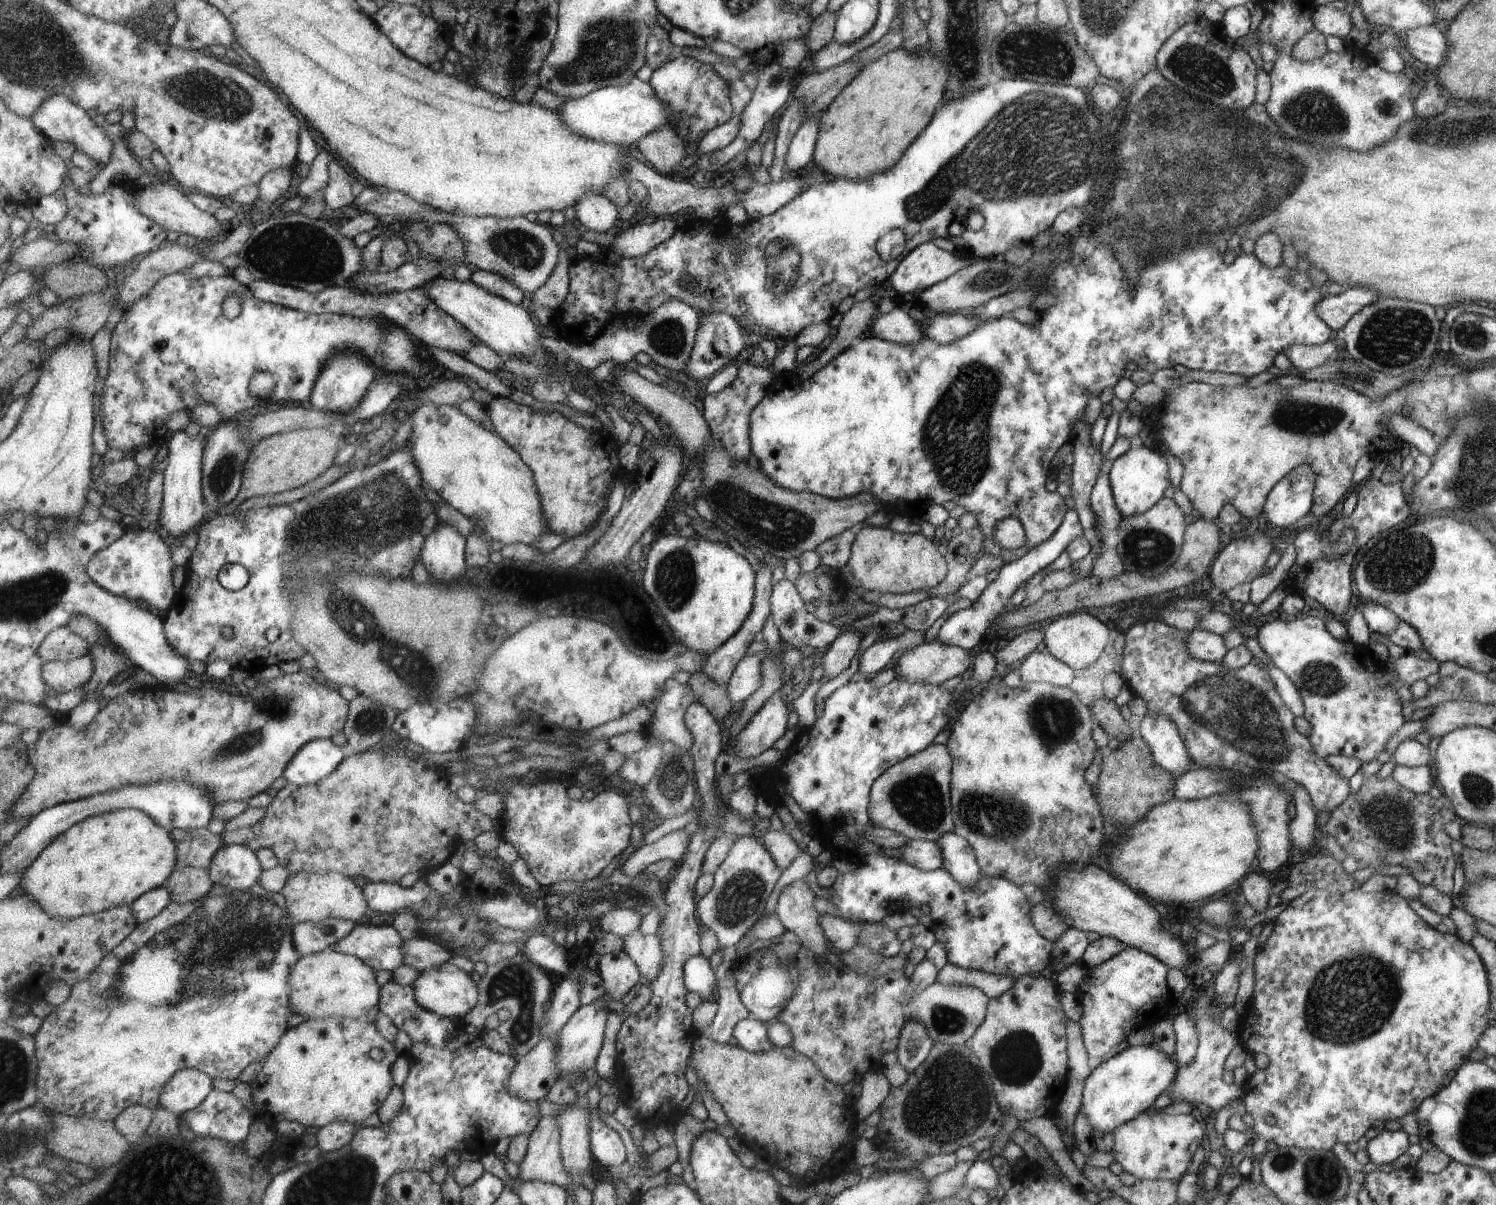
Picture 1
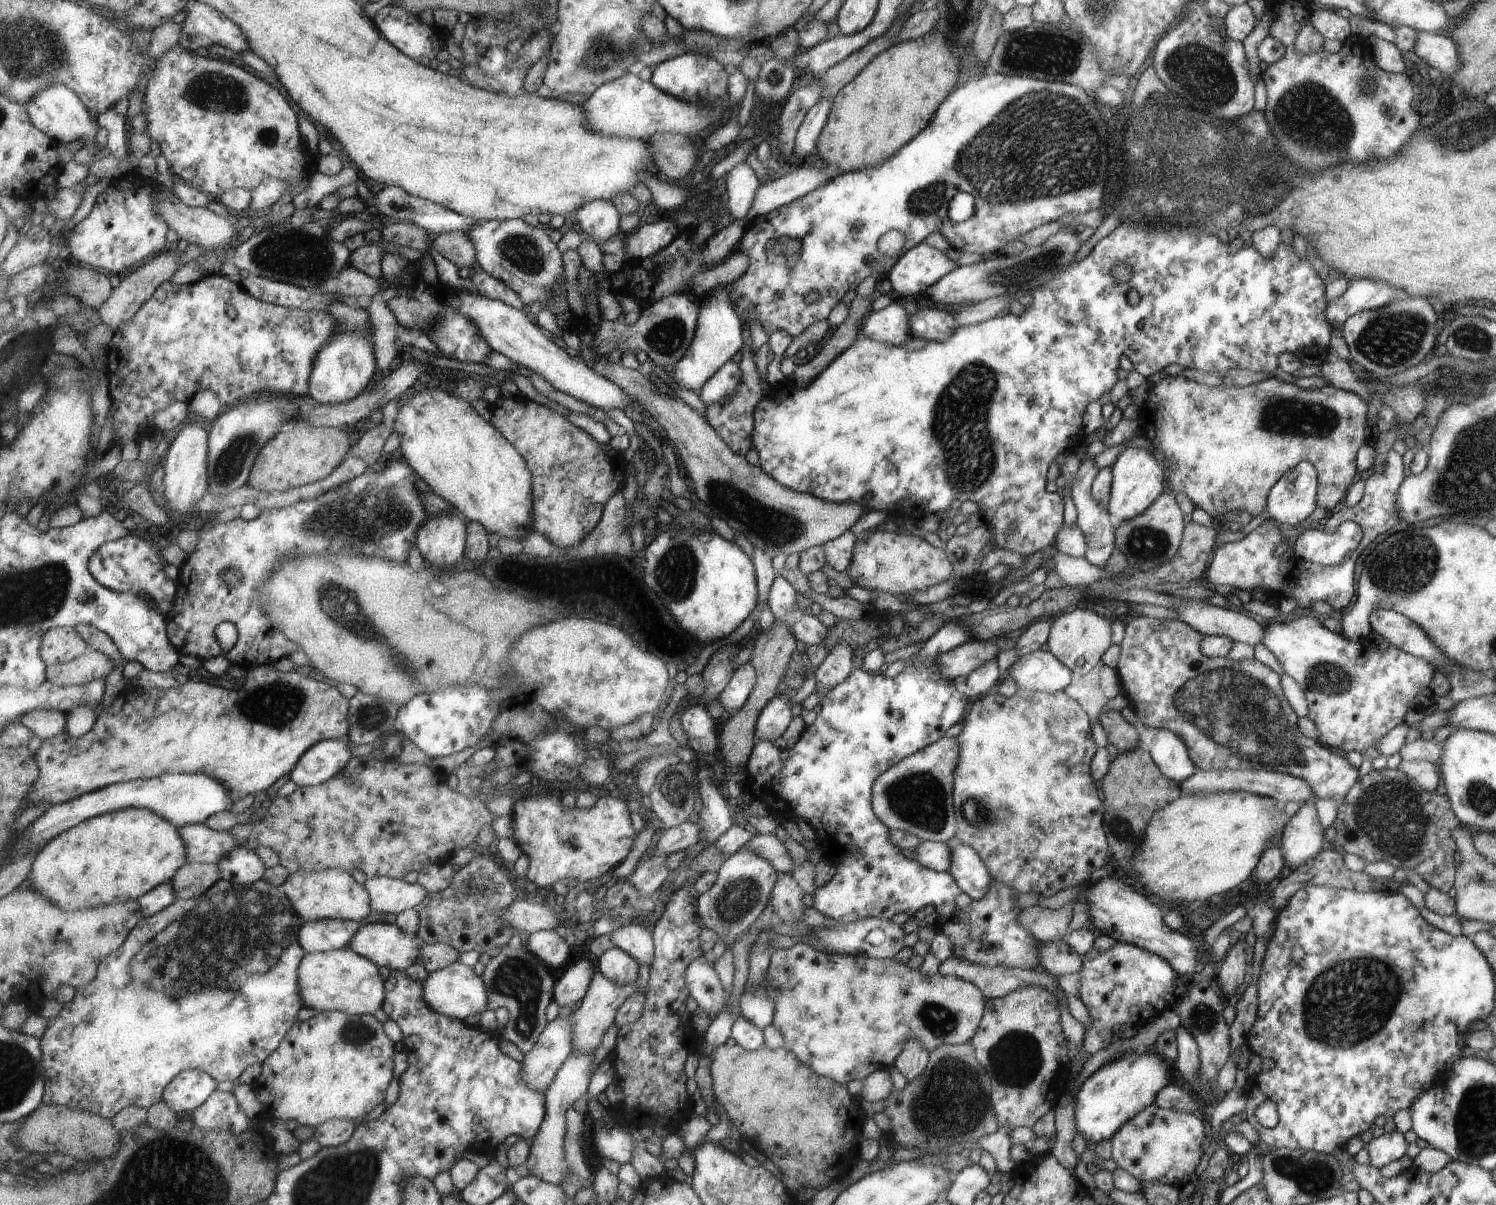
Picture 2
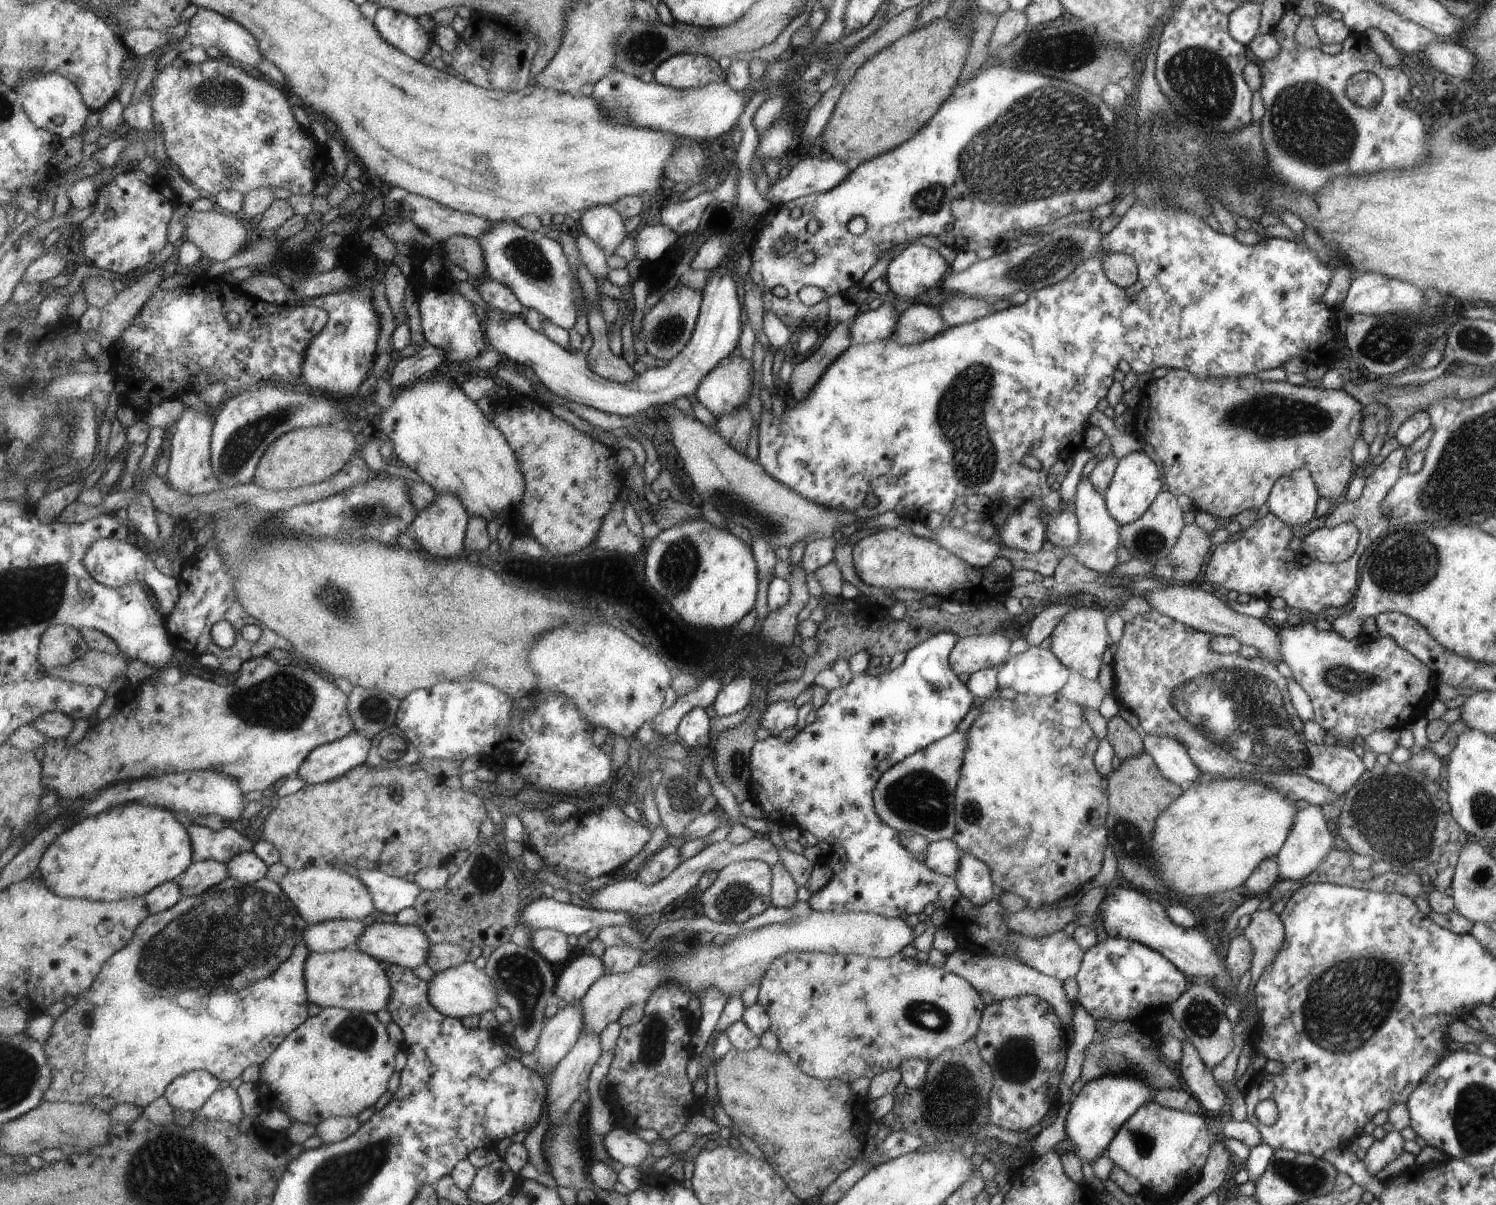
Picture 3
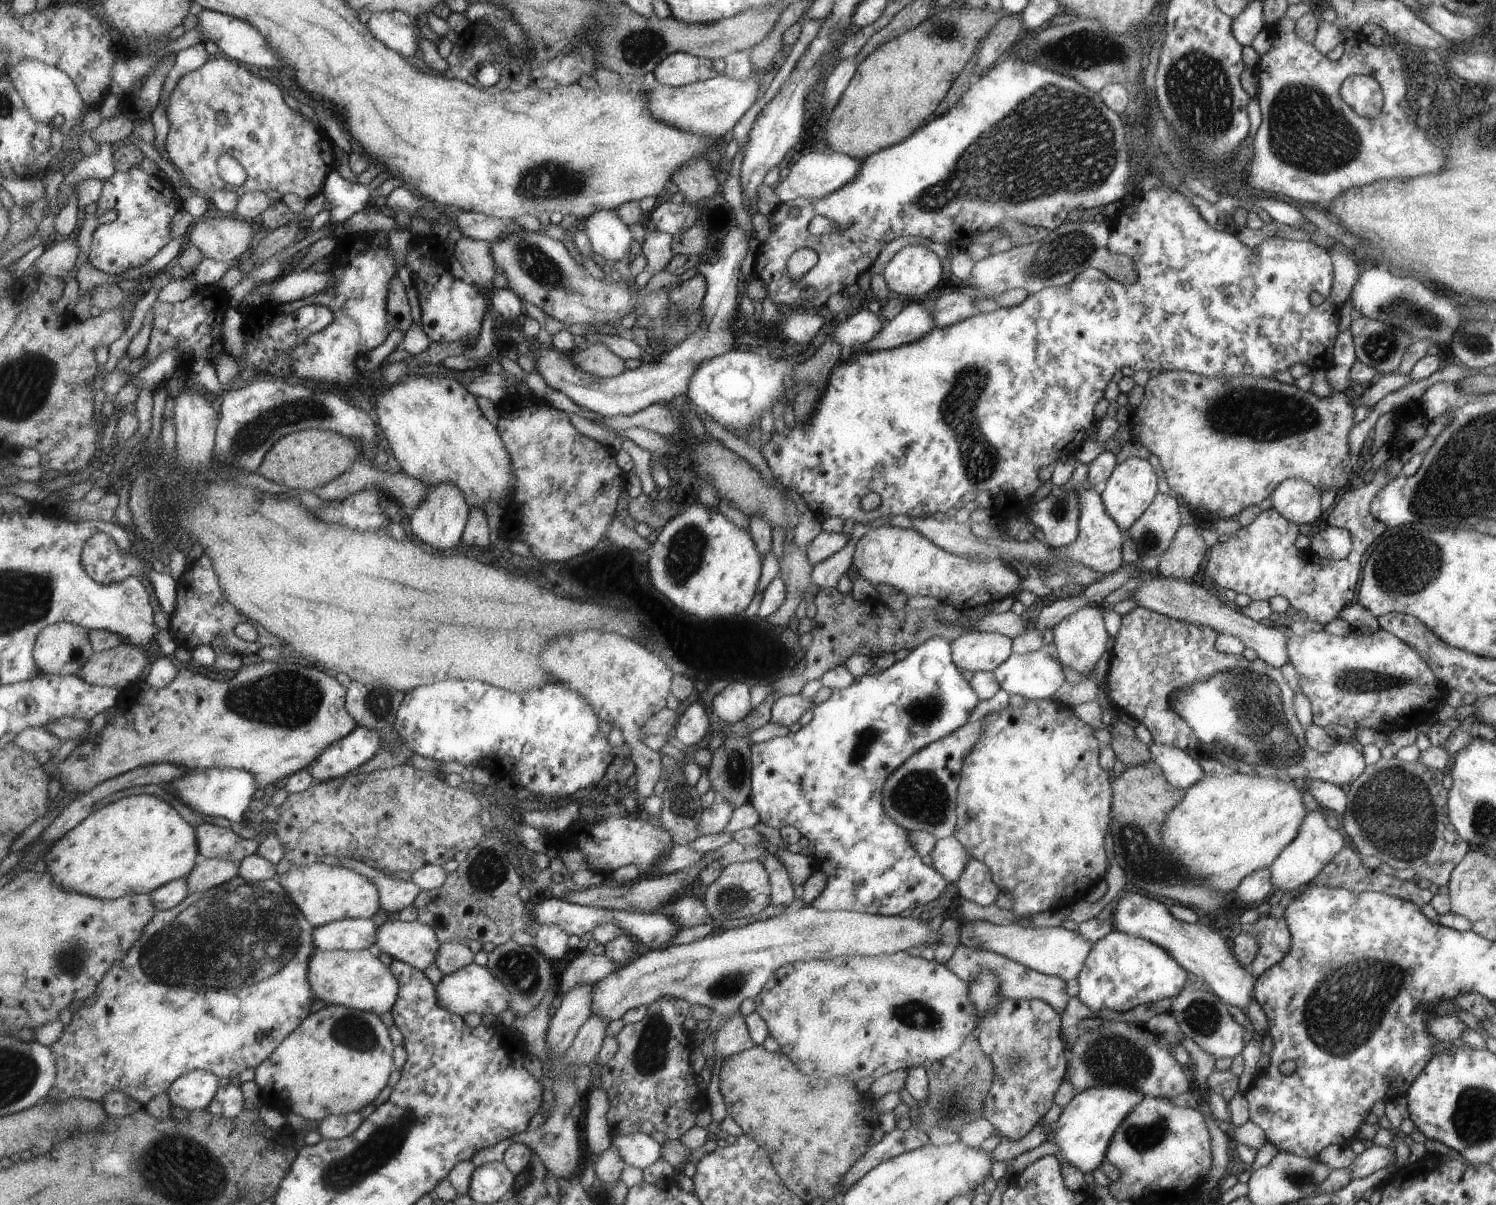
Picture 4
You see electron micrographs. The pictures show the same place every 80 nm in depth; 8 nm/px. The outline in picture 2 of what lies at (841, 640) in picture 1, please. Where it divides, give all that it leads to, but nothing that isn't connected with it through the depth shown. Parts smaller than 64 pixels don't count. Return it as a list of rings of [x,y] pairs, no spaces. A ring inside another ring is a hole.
[[[845,641],[837,643],[815,670],[815,681],[818,680],[823,687],[839,684],[853,669],[852,657],[852,648]]]

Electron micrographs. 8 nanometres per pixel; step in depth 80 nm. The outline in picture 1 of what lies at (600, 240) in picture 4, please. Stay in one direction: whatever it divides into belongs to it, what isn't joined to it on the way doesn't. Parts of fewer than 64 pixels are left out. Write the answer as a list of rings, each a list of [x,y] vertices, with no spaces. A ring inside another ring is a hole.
[[[587,191],[574,204],[576,224],[584,230],[615,232],[620,228],[619,207],[606,195]]]

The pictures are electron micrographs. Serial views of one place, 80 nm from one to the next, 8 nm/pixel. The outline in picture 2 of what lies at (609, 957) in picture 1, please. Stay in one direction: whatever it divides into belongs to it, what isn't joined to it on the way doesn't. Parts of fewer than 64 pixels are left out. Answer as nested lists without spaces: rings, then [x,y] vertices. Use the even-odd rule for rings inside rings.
[[[613,947],[605,951],[598,960],[598,970],[620,985],[632,983],[639,976],[639,961],[622,948]]]

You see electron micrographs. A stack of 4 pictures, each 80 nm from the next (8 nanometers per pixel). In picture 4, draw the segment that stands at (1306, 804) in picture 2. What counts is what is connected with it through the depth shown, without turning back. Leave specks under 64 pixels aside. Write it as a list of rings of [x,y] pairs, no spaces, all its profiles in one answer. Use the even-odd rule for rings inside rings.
[[[1321,808],[1307,812],[1306,818],[1303,819],[1302,826],[1298,830],[1298,835],[1291,840],[1291,843],[1287,843],[1287,846],[1269,866],[1273,890],[1275,892],[1277,890],[1291,892],[1291,890],[1306,887],[1307,882],[1313,880],[1321,872],[1321,869],[1348,845],[1340,828],[1334,829],[1327,826]]]

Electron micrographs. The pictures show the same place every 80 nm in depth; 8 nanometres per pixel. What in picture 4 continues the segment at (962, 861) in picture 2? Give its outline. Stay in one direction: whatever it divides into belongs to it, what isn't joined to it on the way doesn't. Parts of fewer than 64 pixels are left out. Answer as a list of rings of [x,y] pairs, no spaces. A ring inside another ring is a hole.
[[[971,858],[966,870],[959,875],[955,885],[959,896],[971,900],[979,906],[990,905],[1000,892],[993,884],[987,866],[983,862]]]

